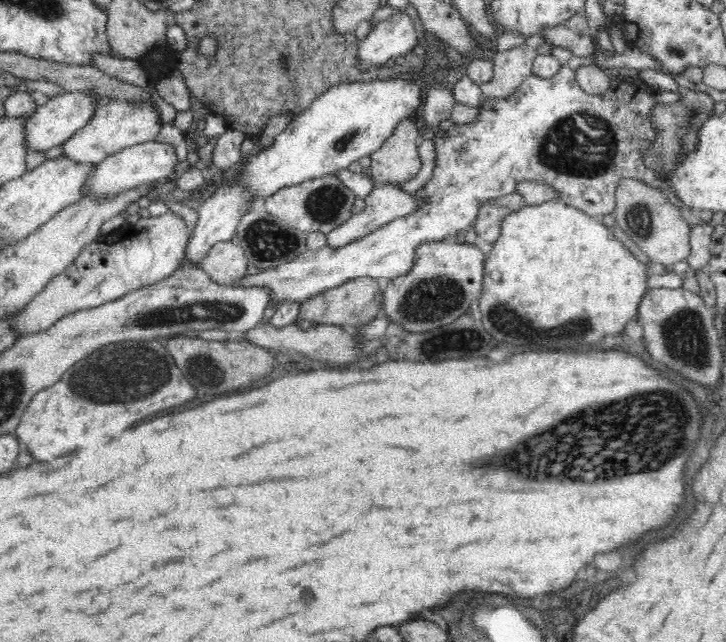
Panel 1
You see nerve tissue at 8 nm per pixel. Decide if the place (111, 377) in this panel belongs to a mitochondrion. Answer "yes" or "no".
yes

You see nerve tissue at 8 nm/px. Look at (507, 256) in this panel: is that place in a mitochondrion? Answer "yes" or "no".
no

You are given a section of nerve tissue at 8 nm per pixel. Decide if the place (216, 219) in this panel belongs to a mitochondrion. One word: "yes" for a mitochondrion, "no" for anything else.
no

